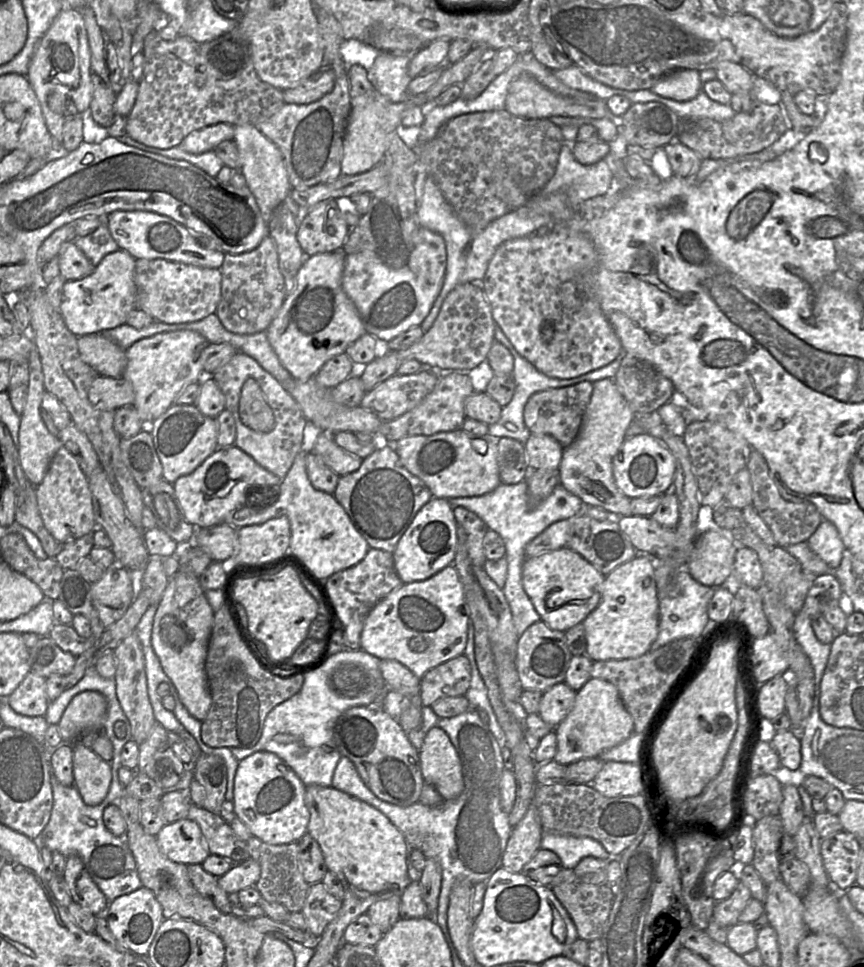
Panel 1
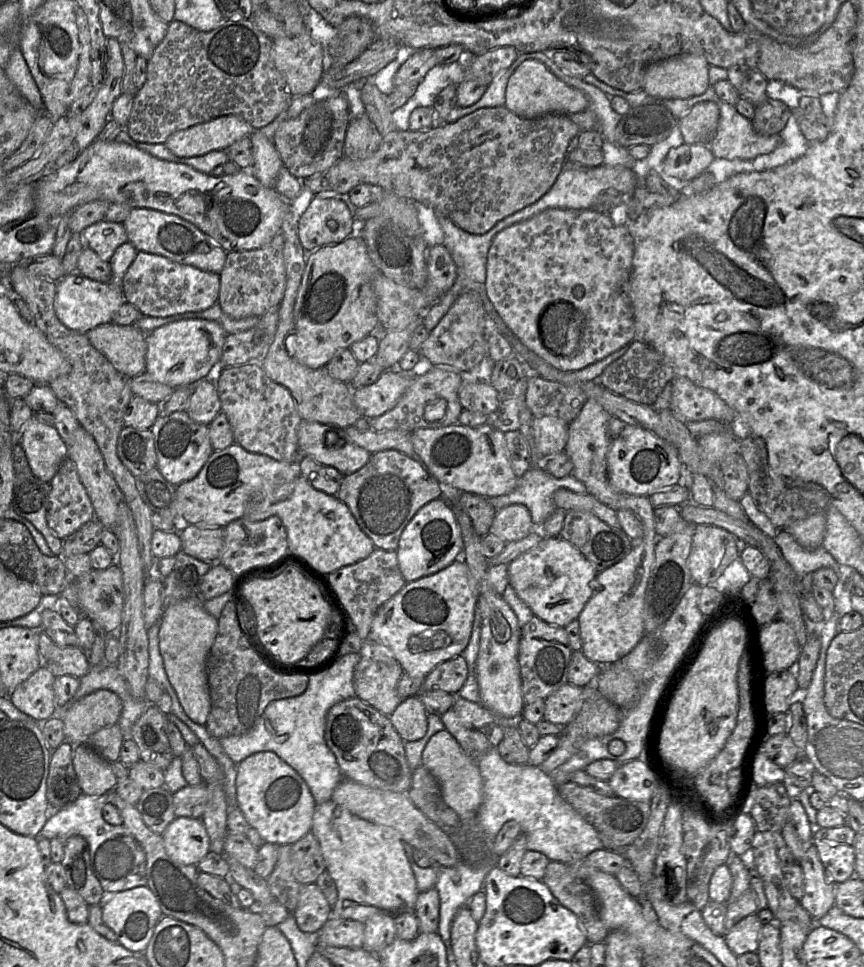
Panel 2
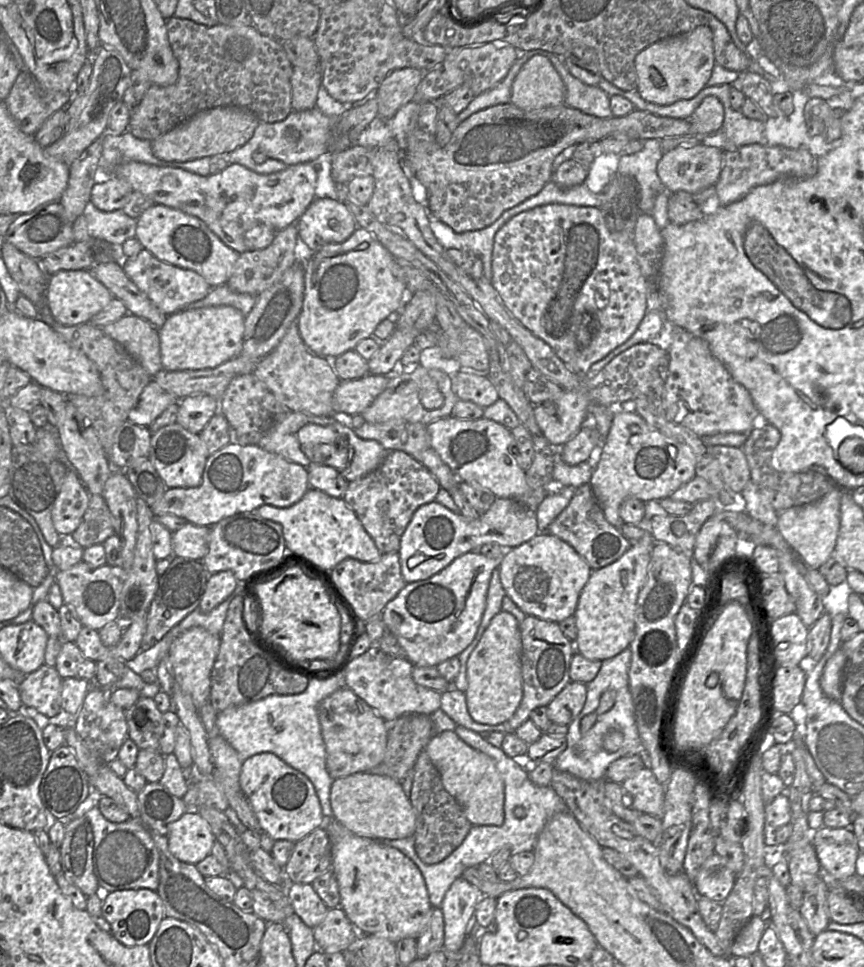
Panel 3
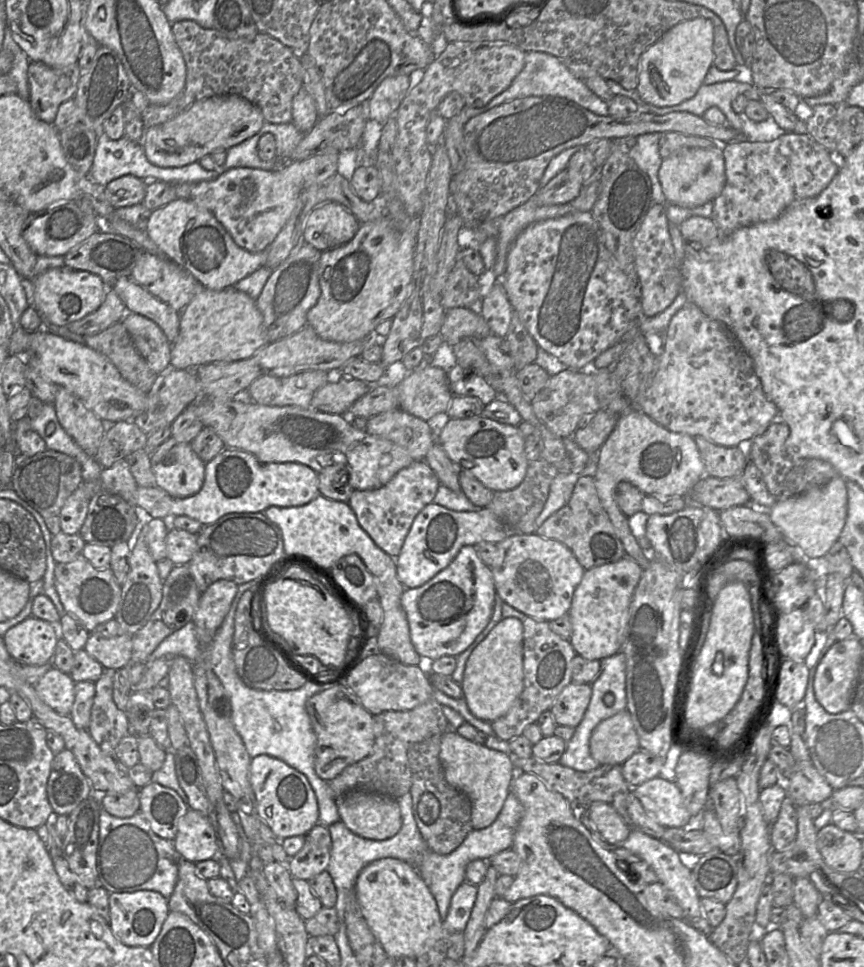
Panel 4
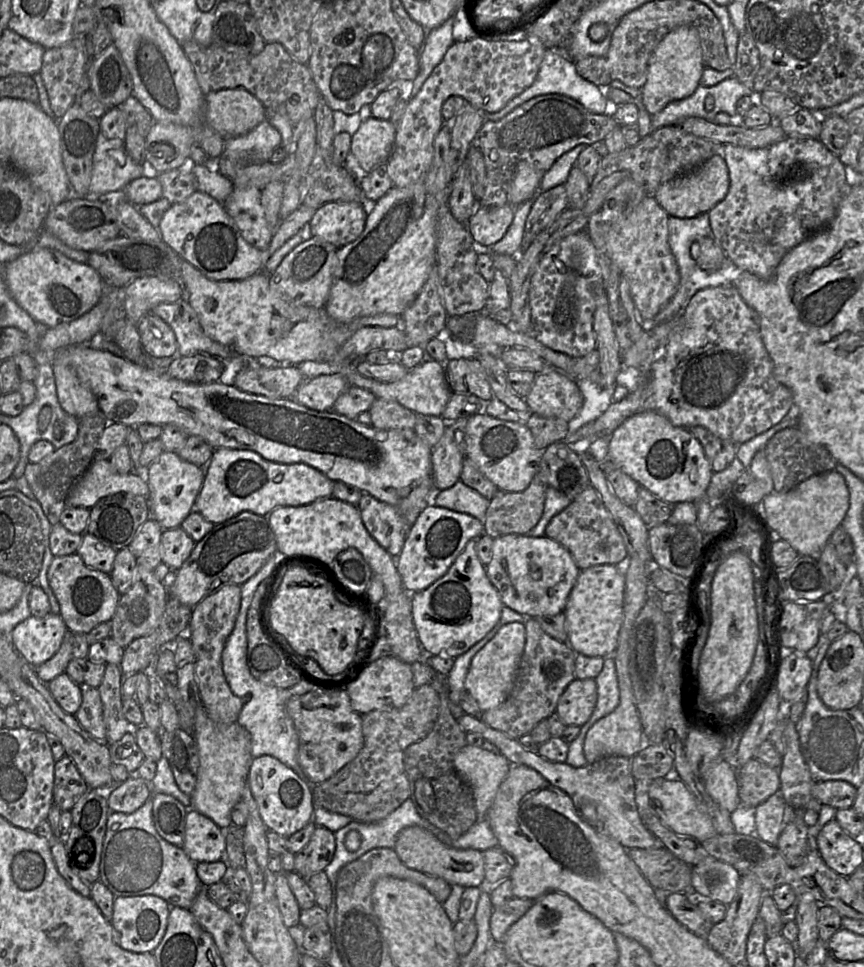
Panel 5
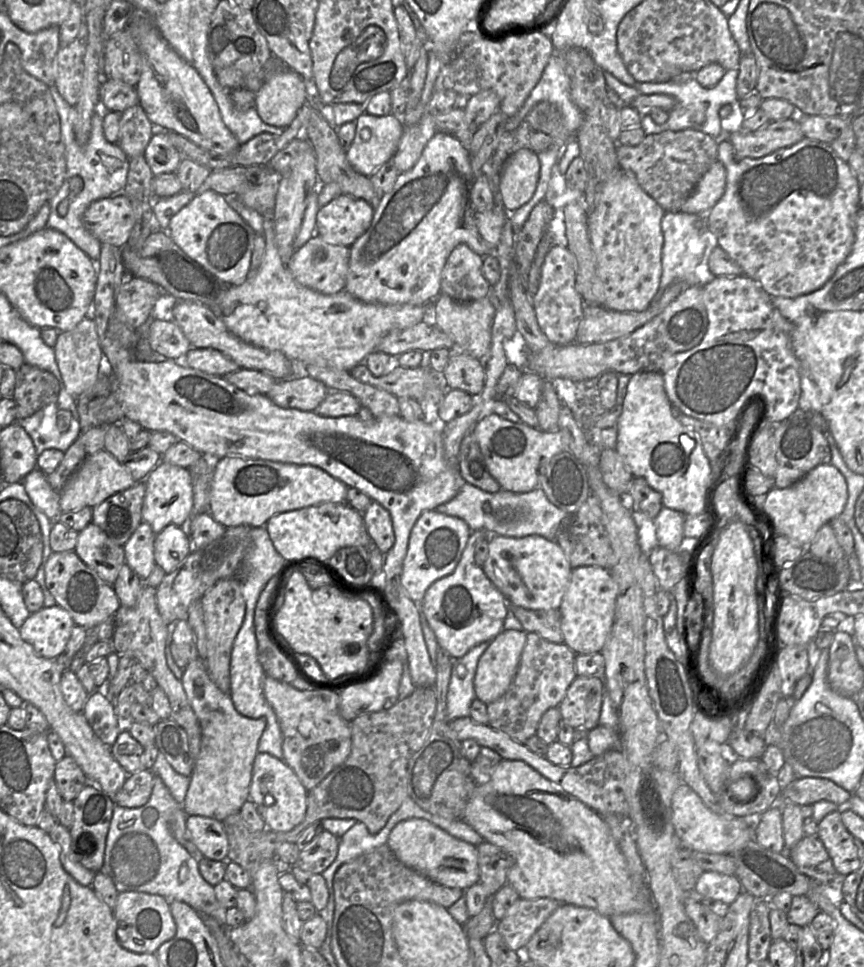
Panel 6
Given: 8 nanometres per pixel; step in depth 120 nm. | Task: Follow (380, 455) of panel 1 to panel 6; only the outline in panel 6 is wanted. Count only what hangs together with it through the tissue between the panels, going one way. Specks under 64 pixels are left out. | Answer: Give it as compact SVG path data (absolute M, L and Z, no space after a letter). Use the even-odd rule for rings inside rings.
M372 501L362 513L367 532L378 549L386 554L395 543L395 534L391 515L387 509Z

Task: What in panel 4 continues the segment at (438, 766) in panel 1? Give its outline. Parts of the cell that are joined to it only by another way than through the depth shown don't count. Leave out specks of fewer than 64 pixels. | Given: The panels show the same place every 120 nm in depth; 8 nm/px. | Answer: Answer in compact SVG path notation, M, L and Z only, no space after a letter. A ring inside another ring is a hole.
M449 729L442 734L439 759L446 781L468 796L471 801L471 822L474 830L489 827L501 812L512 784L514 765L508 751L492 750Z

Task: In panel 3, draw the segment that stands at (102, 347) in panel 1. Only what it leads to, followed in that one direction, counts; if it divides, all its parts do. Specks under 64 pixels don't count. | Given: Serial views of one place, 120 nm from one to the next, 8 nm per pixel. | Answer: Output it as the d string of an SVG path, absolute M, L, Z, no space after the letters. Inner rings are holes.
M127 313L102 331L123 346L150 377L163 370L158 329L144 319Z

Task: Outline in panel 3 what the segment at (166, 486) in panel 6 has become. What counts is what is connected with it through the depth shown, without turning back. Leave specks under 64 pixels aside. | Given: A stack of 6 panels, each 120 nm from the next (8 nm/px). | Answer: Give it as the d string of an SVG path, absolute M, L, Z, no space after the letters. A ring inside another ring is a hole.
M173 423L152 434L148 459L168 488L192 488L201 484L209 453L199 435L192 434L178 423Z

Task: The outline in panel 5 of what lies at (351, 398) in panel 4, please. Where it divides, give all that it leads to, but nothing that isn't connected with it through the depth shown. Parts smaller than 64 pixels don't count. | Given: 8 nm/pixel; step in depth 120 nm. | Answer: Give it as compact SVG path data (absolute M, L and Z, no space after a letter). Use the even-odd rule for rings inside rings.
M342 374L321 375L307 379L296 390L293 399L296 403L311 410L324 412L332 410L337 398L349 387Z

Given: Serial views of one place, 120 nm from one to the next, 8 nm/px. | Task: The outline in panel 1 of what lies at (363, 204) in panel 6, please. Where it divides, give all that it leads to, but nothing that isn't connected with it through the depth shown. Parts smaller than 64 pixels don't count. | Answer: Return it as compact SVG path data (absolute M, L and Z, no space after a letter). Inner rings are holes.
M328 200L309 208L309 212L300 222L296 233L297 241L306 256L343 249L350 233L350 227L345 220L346 205L344 205L344 201L347 200Z

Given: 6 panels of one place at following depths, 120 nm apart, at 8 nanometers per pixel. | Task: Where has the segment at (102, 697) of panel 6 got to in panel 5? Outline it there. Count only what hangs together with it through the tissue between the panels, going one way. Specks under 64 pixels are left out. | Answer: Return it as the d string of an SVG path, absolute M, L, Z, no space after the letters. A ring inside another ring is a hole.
M83 687L82 702L75 714L79 724L93 738L104 742L106 726L103 719L103 705L98 688Z

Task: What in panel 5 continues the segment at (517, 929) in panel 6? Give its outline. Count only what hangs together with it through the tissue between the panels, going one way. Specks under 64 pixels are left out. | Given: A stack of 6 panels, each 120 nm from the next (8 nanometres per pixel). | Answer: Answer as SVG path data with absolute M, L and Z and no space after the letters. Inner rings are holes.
M512 898L502 906L494 908L490 918L492 940L502 944L509 928L531 908L534 901Z

